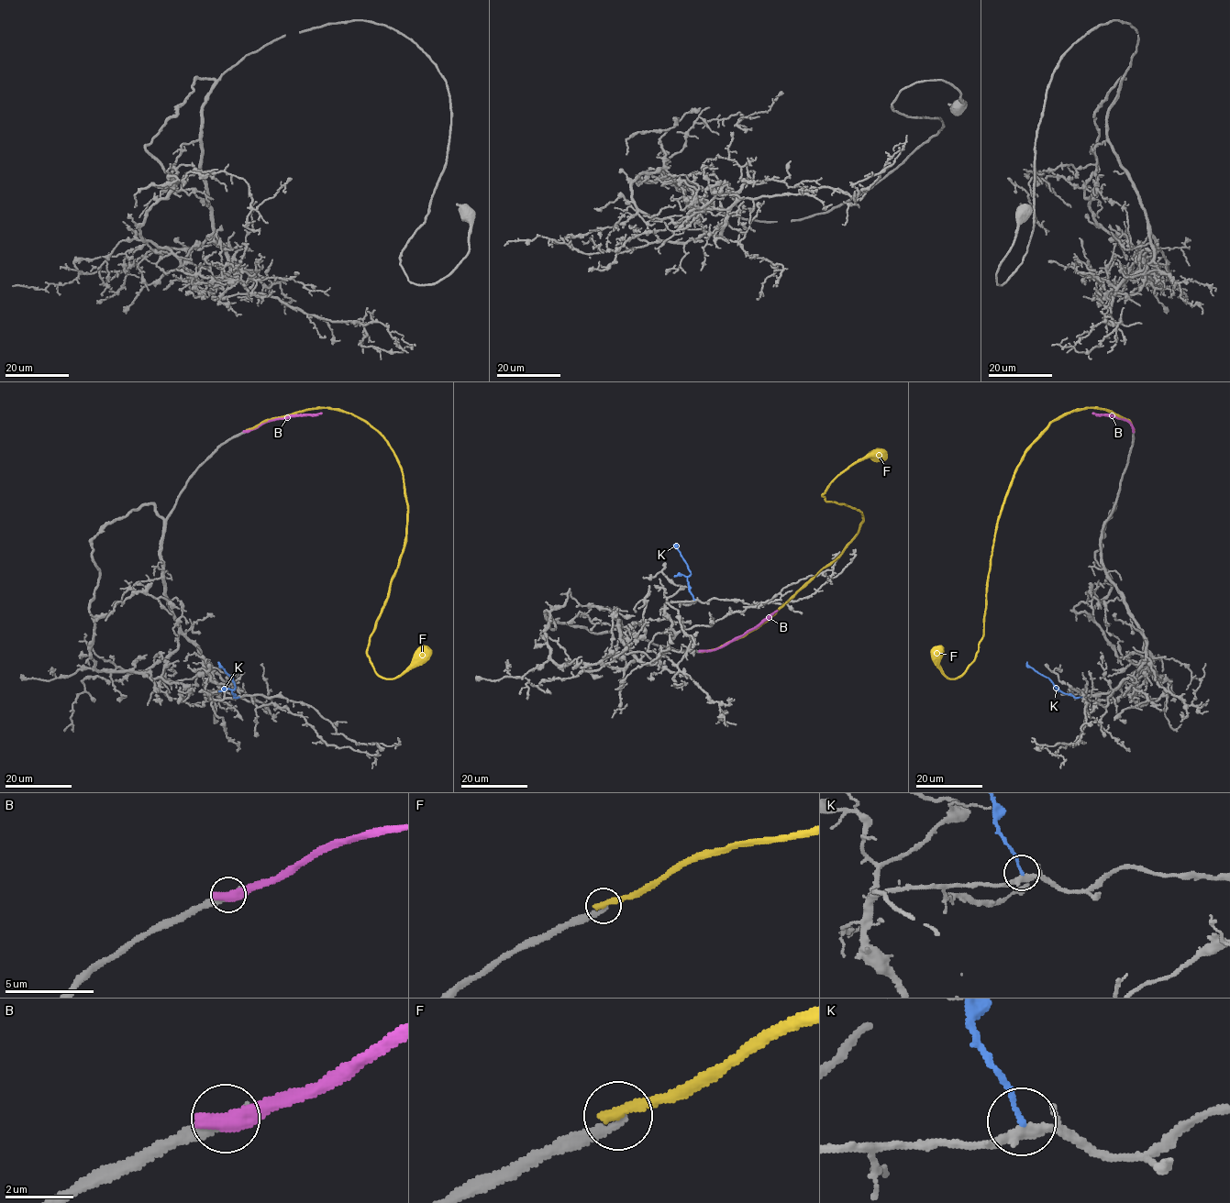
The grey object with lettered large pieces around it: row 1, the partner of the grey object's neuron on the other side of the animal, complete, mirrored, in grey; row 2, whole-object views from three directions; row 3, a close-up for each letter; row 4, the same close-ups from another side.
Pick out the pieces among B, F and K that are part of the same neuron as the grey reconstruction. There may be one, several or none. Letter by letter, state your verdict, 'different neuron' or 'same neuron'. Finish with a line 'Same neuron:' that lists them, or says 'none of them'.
B: different neuron
F: different neuron
K: different neuron
Same neuron: none of them

